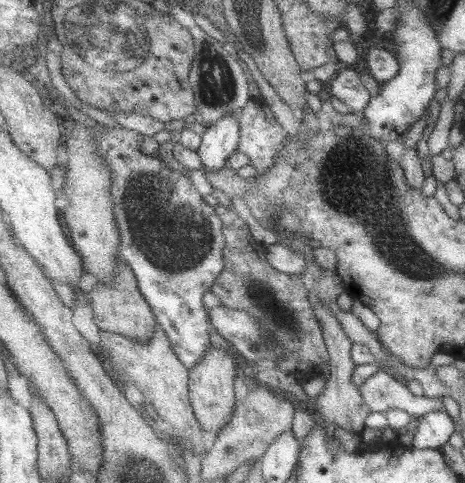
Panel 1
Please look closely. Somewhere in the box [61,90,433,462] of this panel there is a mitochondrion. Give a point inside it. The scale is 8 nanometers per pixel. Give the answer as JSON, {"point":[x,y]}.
{"point":[175,234]}

